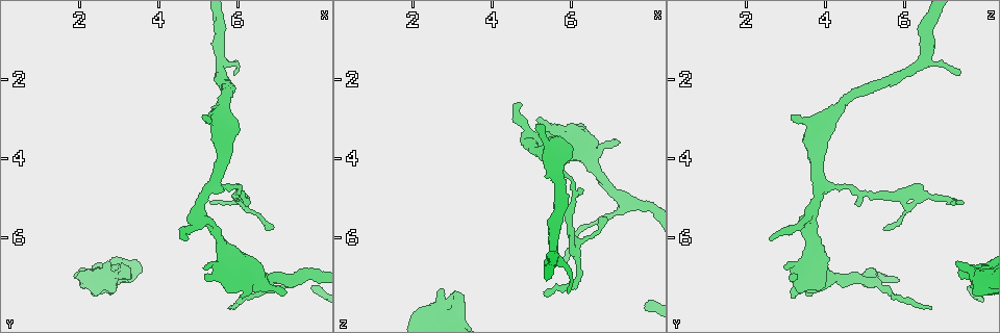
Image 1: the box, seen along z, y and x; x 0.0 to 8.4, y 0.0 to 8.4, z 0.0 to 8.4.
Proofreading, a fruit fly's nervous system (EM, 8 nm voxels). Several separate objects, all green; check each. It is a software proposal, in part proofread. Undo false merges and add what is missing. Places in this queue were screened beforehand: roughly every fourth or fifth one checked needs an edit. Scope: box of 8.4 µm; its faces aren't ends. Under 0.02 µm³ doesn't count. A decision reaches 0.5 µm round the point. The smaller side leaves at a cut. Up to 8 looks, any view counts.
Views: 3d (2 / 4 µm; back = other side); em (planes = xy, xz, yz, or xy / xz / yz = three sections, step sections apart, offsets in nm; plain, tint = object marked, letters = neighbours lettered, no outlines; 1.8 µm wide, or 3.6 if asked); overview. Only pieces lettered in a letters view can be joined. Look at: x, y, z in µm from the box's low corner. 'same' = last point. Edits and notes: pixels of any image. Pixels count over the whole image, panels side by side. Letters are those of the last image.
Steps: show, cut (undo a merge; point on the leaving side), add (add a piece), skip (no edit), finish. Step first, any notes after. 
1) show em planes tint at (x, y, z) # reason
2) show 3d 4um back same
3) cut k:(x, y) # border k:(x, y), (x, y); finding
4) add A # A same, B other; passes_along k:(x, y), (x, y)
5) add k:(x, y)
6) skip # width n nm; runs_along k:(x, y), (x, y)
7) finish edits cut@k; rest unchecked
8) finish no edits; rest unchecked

show 3d 4um at (2.70, 6.60, 7.30) # stops while still wide

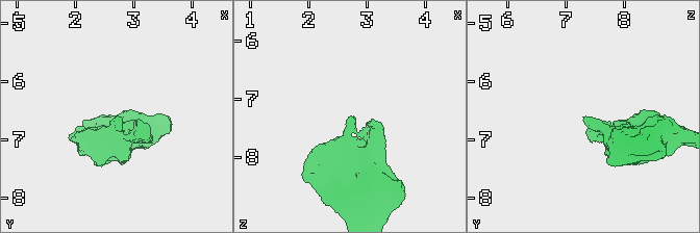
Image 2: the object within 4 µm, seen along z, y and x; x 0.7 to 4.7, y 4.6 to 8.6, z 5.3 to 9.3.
show em planes tint at (2.75, 6.60, 7.35) # shape alone is not enough

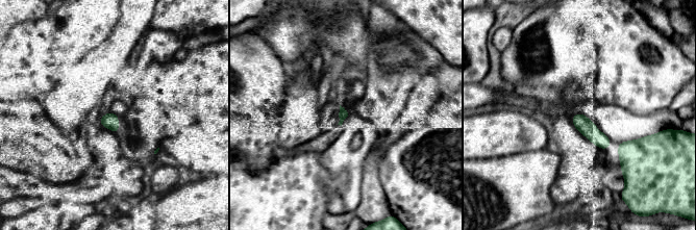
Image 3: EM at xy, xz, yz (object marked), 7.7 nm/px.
show em planes letters same # what lies round it

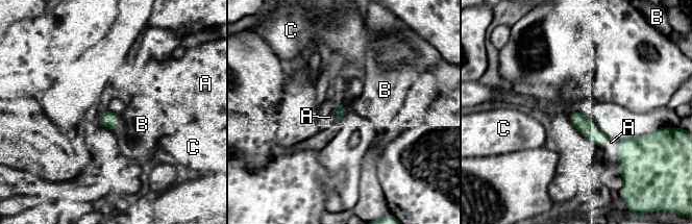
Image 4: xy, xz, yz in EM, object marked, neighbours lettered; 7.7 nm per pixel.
add B # longest_contact A 150 nm; A other, B same, C other; the neuron continues

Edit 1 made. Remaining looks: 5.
show overview

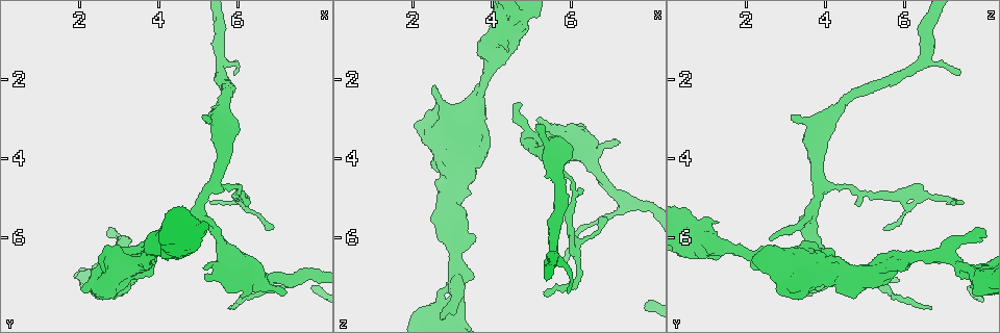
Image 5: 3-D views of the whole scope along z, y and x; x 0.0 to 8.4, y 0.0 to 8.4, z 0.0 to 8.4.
show 3d 4um at (5.25, 5.65, 3.65) # two arms in line, one across

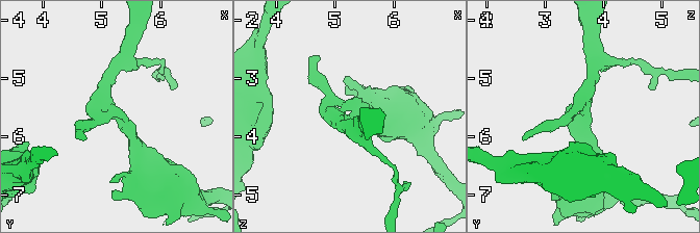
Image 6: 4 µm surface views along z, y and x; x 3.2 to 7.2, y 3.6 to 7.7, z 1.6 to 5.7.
show em 3.6um planes tint at (5.30, 5.65, 3.70)

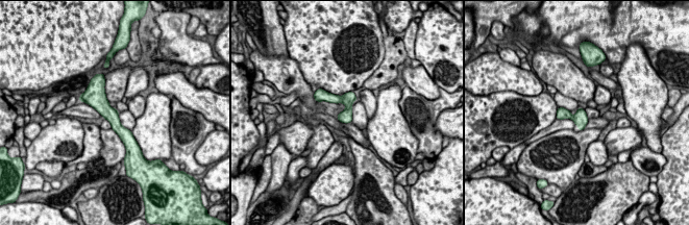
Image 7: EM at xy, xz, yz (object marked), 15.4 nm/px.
show em 3.6um planes letters same # see the neighbours

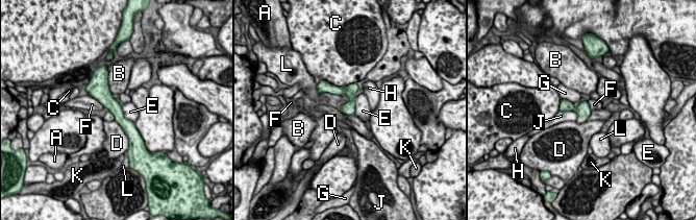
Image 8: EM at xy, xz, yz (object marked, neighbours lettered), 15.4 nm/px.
skip # A other, B other, C other, D other, E other, F other, G other, H other, J other, K other, L other; border 8:(359, 90), (355, 95), (353, 114); all the same neuron

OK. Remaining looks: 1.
finish edits add@4; rest unchecked

